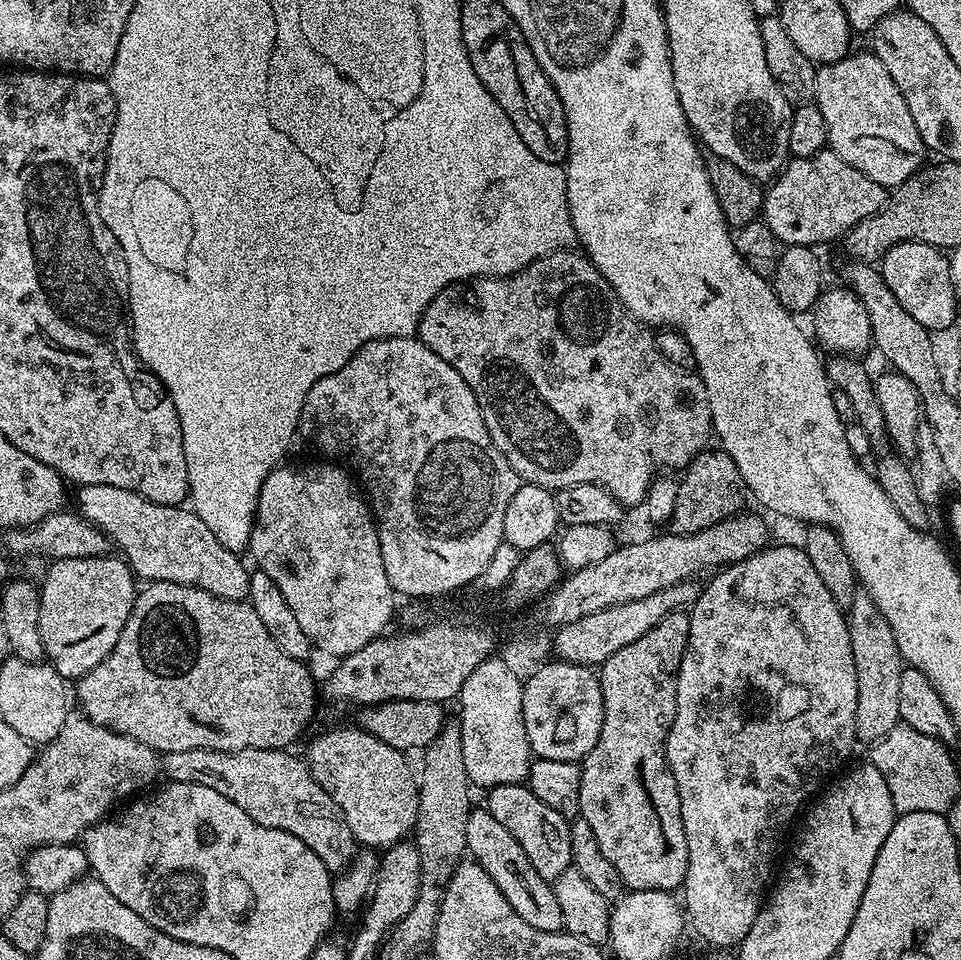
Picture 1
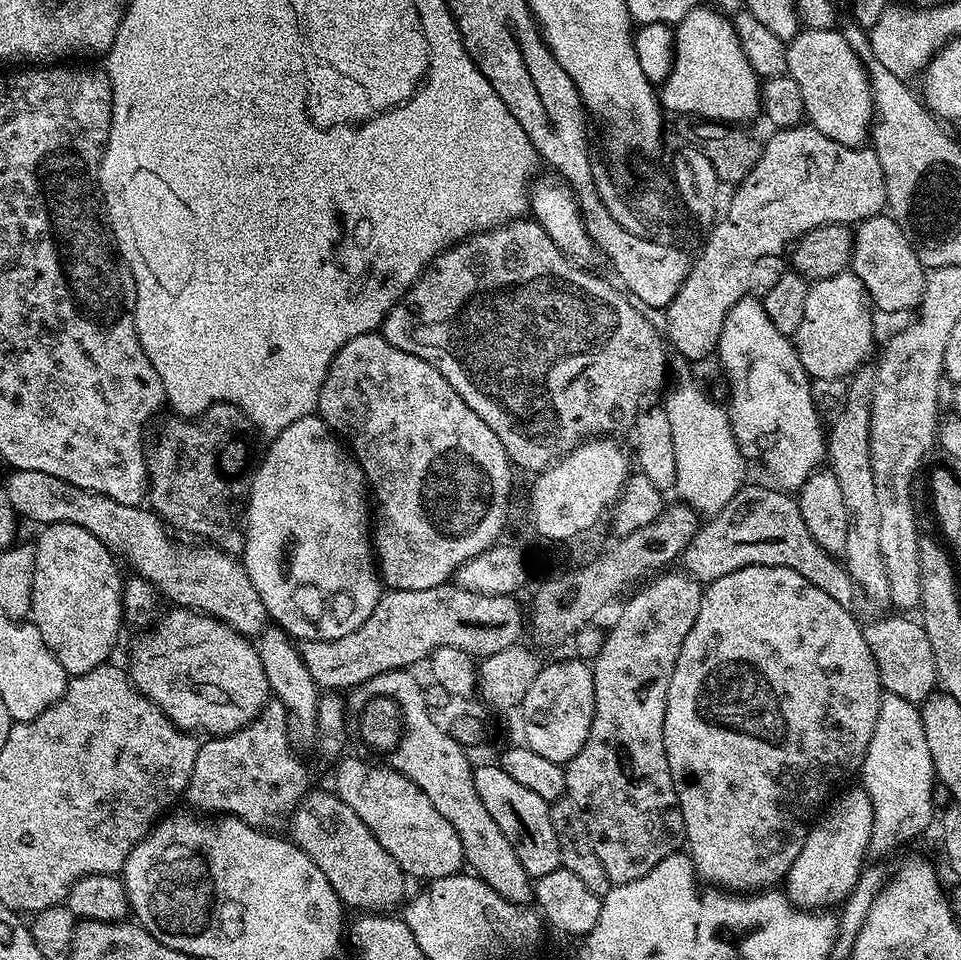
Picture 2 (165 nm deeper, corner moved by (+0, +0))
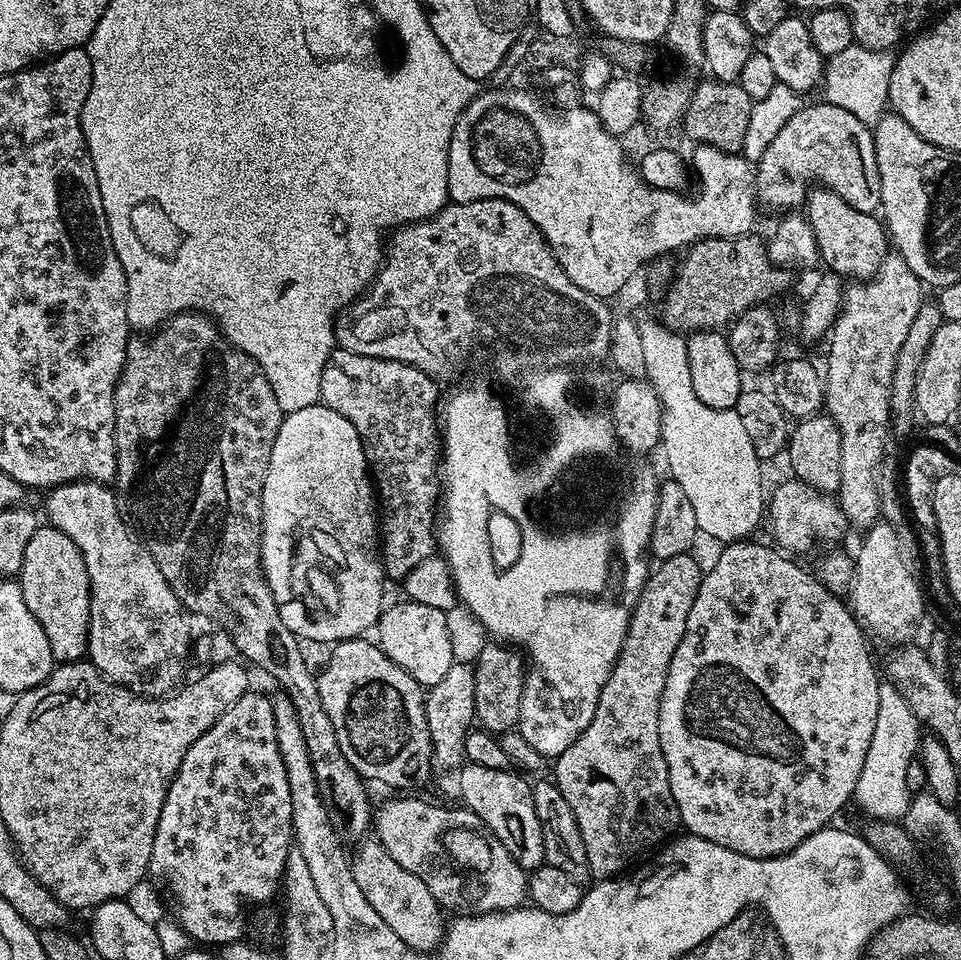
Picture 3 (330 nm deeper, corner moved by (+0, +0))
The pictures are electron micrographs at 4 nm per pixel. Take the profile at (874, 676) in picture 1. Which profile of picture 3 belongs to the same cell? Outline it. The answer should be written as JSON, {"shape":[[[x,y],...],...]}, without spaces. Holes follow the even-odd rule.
{"shape":[[[889,254],[873,276],[863,282],[849,283],[843,289],[843,307],[831,327],[828,372],[826,368],[824,376],[824,403],[827,415],[838,426],[838,434],[842,438],[842,478],[838,503],[853,529],[867,530],[881,519],[880,474],[881,464],[886,459],[884,439],[890,433],[892,375],[898,362],[898,350],[902,350],[902,342],[906,342],[906,334],[910,326],[914,326],[914,318],[918,318],[920,305],[925,303],[923,290],[921,280],[914,274],[914,270],[910,270],[910,266],[906,266],[902,257]]]}

